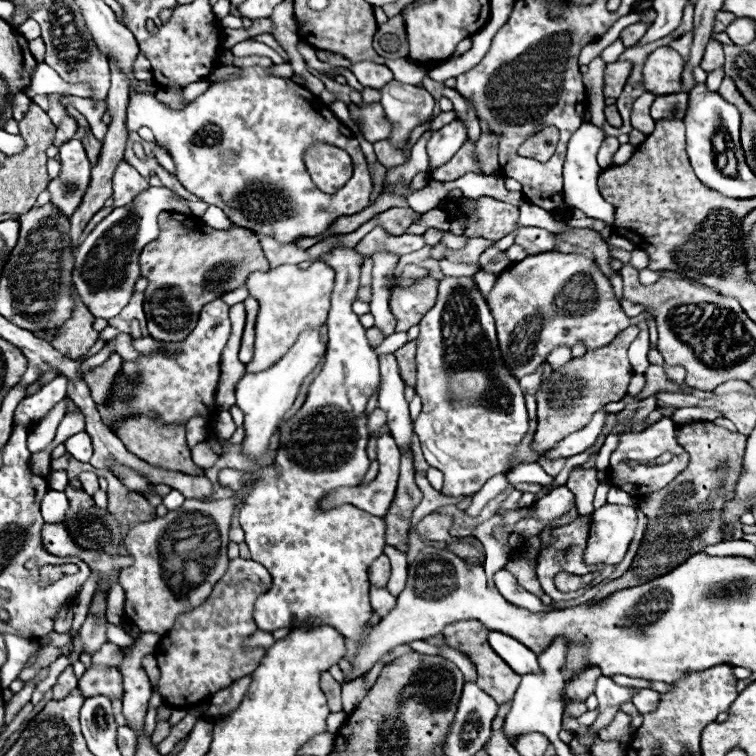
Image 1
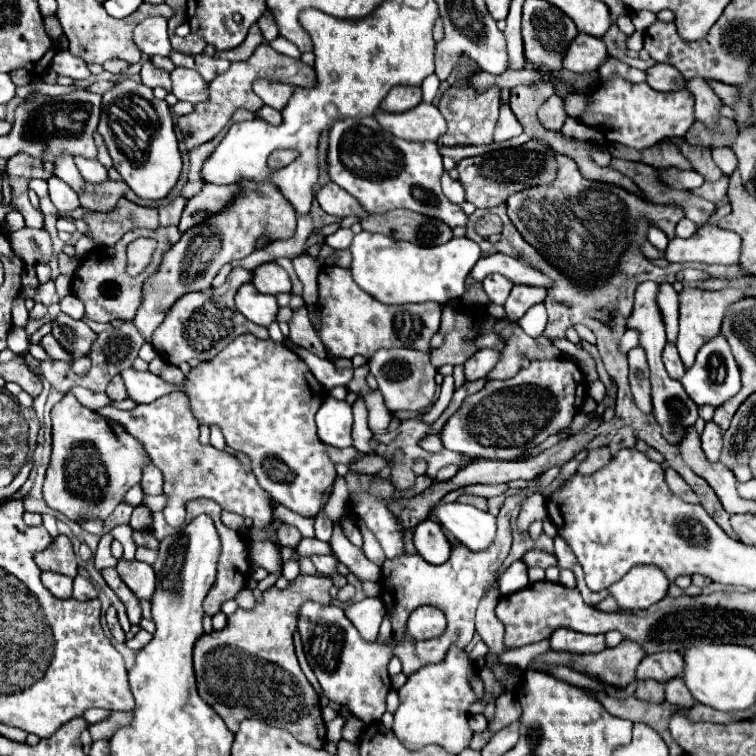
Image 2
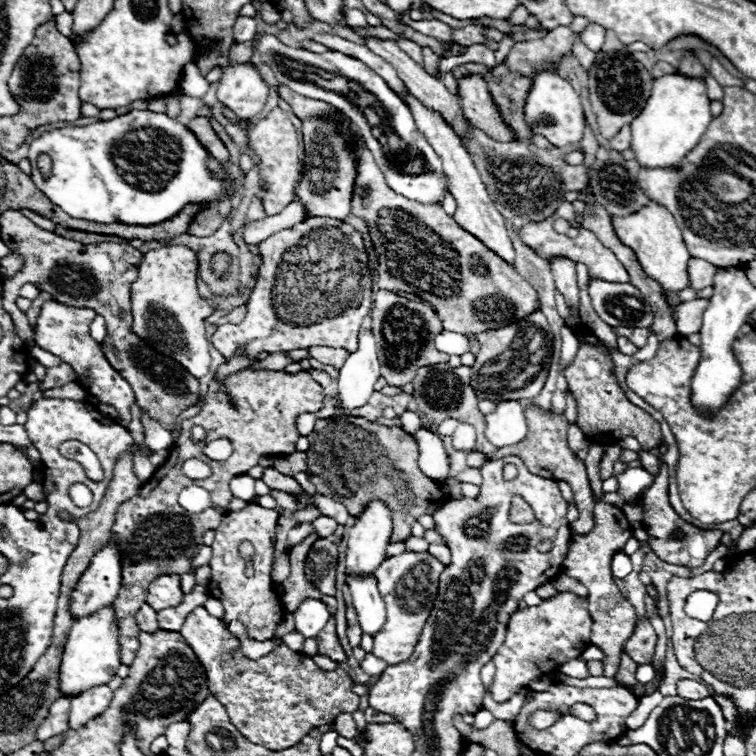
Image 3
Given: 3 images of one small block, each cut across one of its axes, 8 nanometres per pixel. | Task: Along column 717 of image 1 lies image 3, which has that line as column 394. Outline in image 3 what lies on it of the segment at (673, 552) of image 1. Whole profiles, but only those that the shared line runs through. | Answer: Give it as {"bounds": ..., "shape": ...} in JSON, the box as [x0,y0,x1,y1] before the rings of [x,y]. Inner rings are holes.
{"bounds":[306,414,448,544],"shape":[[[346,414],[344,416],[330,416],[330,418],[322,418],[316,422],[314,432],[308,436],[308,440],[310,440],[310,448],[306,454],[308,454],[310,472],[324,480],[332,498],[340,500],[352,516],[360,516],[362,510],[366,510],[366,504],[370,504],[370,500],[374,500],[374,498],[382,500],[390,508],[390,512],[392,512],[390,544],[408,540],[412,524],[422,514],[432,516],[432,512],[436,512],[448,500],[448,496],[444,496],[444,492],[440,488],[440,482],[428,478],[418,468],[416,440],[398,426],[378,426],[378,424],[374,424],[366,418],[360,418],[360,416],[346,416]]]}

